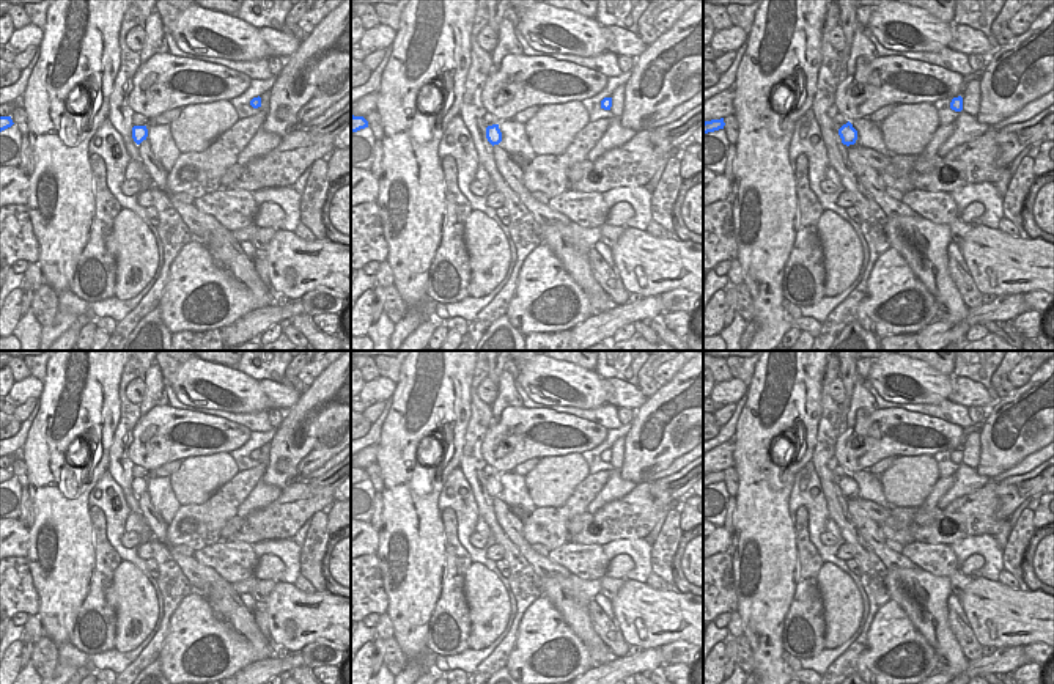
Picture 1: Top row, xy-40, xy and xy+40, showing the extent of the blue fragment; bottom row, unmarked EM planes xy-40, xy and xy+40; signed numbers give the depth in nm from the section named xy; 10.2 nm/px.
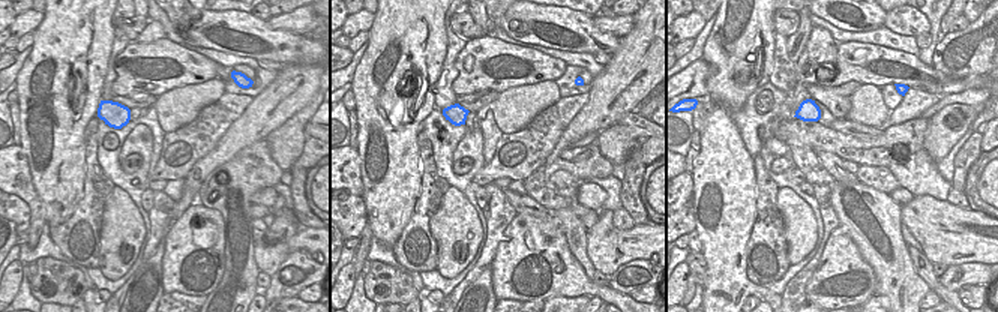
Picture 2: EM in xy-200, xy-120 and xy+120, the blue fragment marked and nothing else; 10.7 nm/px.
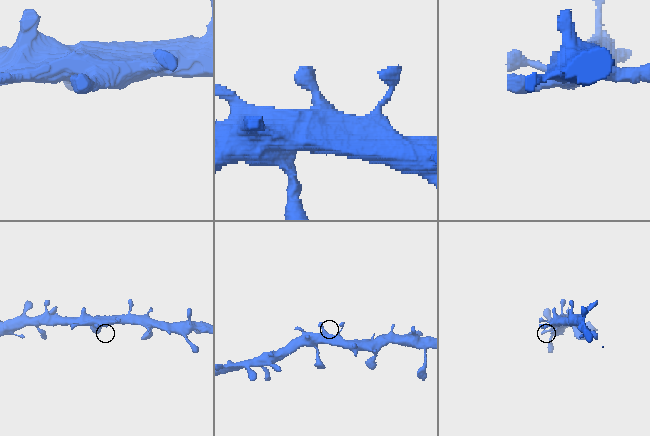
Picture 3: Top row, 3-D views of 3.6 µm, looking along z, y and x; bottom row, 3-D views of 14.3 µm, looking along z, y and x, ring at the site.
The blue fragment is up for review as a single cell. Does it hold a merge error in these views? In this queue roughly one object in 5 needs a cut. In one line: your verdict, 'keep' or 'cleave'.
keep

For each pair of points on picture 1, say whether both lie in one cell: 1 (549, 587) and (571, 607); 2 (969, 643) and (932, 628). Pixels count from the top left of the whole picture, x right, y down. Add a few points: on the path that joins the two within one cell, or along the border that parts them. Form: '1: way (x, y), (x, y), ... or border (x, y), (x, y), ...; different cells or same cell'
1: way (554, 592), (567, 603); same cell
2: border (947, 610), (949, 629), (968, 661); different cells

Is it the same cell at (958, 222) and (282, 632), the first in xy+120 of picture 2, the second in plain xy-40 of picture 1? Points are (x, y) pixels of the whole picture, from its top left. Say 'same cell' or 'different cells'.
same cell

